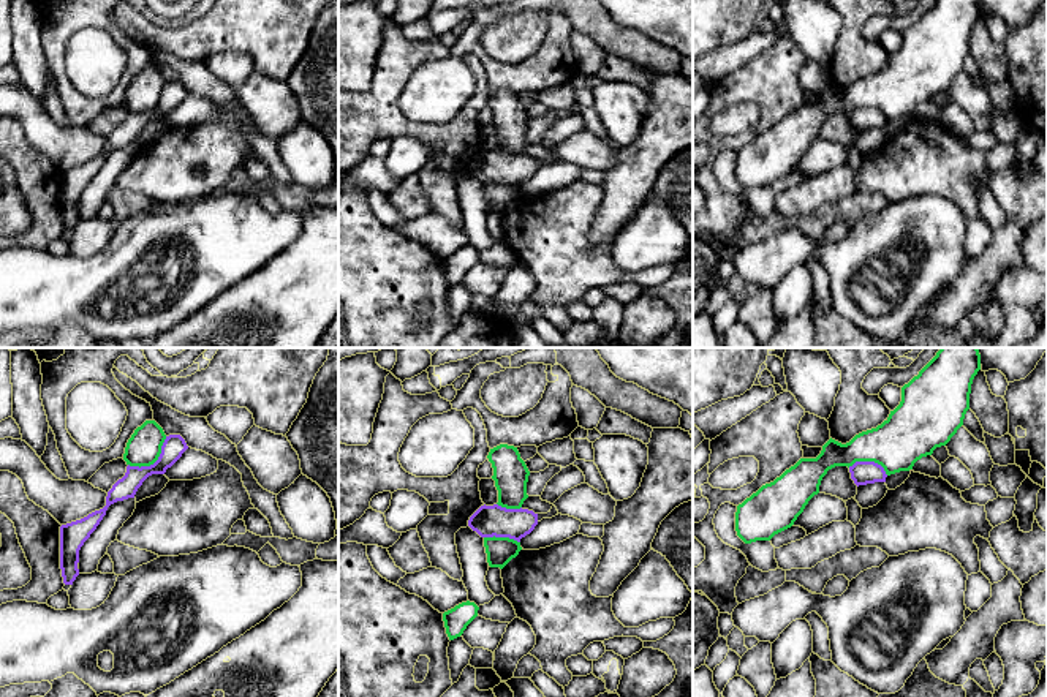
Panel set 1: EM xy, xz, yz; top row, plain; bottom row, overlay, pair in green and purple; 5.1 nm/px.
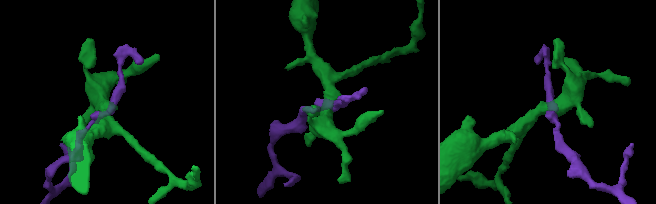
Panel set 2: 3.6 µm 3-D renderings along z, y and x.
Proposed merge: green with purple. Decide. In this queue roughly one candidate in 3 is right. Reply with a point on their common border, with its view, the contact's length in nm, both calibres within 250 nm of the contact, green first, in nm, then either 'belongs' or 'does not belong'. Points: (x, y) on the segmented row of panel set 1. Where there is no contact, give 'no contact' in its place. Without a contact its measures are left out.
xy (154, 462) | 240 nm | 180/120 nm | does not belong

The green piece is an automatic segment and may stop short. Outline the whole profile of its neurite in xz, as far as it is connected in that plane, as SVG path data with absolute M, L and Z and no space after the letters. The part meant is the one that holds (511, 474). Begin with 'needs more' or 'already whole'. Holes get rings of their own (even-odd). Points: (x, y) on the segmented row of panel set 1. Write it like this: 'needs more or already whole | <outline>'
already whole | M500 444L490 449L487 455L493 468L492 479L498 490L498 506L506 509L520 509L527 495L530 471L520 458L517 447Z

